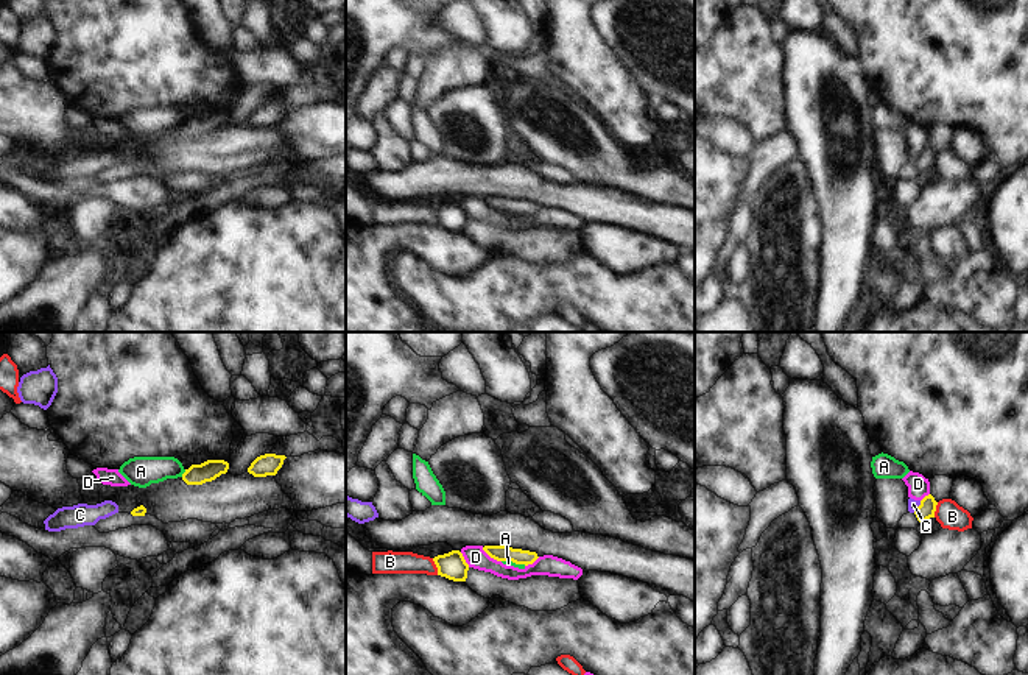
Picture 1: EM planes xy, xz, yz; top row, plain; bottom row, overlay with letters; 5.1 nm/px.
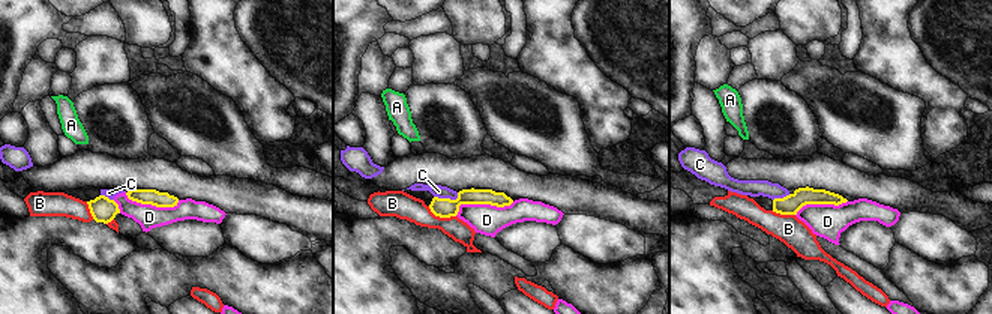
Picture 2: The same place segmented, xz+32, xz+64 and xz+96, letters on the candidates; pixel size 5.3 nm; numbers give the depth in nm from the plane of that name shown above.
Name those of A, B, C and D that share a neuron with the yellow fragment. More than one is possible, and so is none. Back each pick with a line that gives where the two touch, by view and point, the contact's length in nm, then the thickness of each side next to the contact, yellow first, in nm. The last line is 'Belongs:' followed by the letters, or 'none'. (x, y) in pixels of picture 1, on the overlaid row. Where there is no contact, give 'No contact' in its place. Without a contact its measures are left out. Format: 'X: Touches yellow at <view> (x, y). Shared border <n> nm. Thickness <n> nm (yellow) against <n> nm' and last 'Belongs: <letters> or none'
Belongs: none.

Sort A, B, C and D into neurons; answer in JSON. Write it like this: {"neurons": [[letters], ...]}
{"neurons": [["A"], ["B"], ["C", "D"]]}

